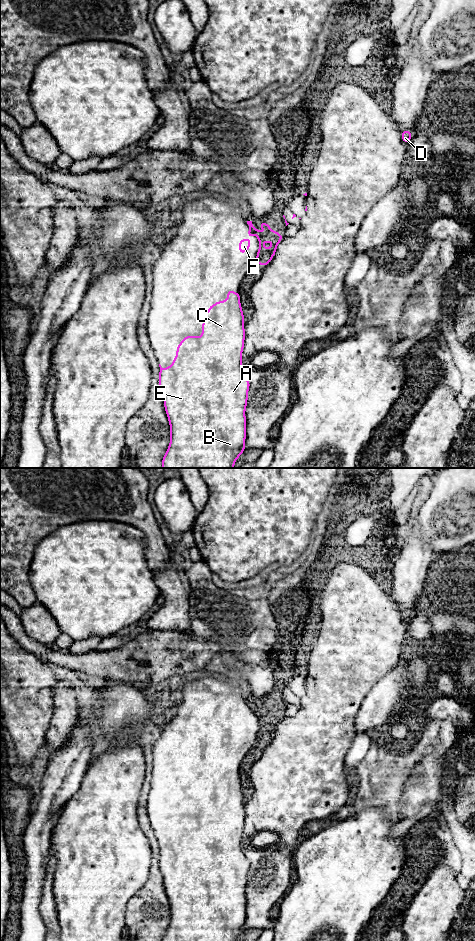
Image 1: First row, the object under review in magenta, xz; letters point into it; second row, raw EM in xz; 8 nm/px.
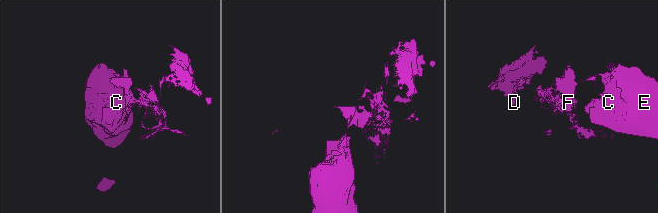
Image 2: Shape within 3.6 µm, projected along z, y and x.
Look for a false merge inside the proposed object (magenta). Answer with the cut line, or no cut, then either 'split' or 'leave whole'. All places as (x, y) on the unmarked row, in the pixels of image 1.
cut xz (250, 708), (254, 713); split

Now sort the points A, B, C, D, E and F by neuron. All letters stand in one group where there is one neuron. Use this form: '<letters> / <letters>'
A B C E F / D

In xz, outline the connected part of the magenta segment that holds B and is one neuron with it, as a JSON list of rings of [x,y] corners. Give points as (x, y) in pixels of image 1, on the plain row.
[[[229,770],[227,780],[210,785],[202,802],[202,816],[184,817],[172,845],[162,848],[159,844],[159,869],[170,905],[170,923],[162,941],[236,941],[245,931],[245,891],[250,862],[242,851],[245,802],[240,774]]]

